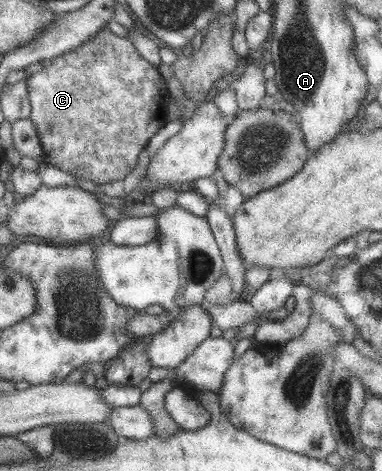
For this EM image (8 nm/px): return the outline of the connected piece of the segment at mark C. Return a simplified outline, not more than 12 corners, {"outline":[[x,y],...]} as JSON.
{"outline":[[104,26],[27,78],[45,163],[122,180],[166,124],[156,66]]}

